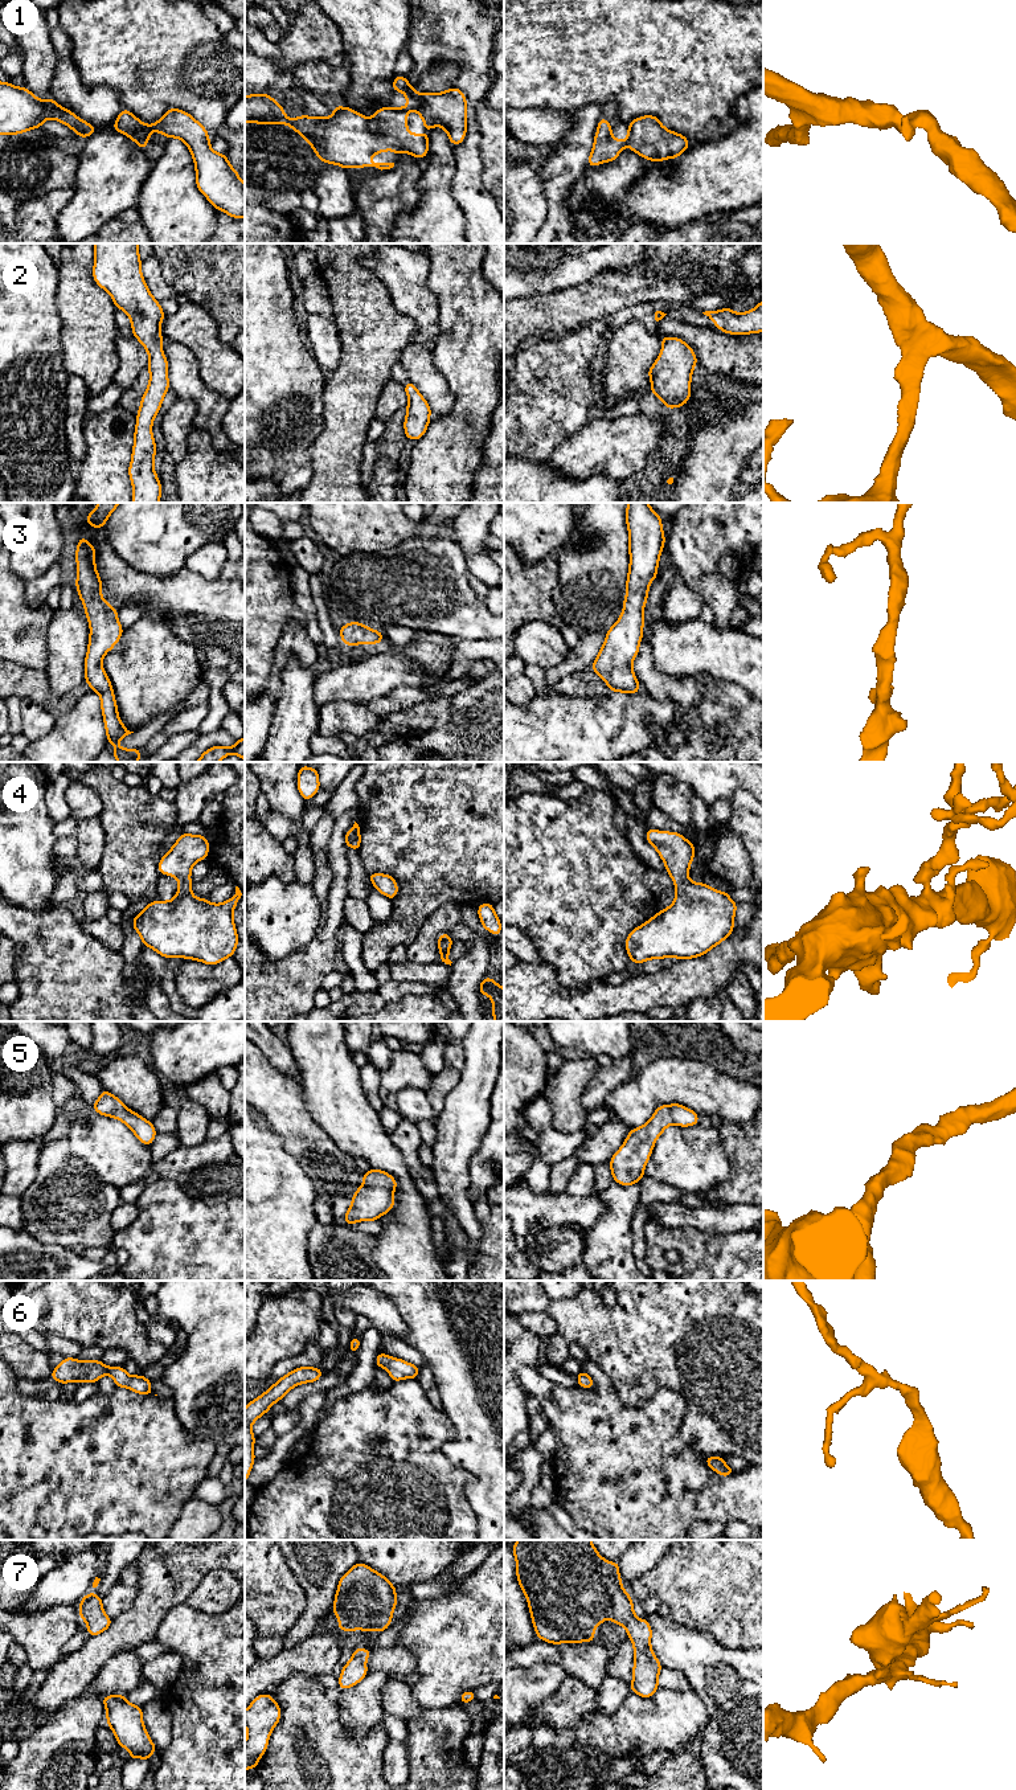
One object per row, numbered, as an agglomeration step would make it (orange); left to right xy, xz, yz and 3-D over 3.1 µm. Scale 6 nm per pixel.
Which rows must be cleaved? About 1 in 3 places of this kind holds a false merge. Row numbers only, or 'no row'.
1

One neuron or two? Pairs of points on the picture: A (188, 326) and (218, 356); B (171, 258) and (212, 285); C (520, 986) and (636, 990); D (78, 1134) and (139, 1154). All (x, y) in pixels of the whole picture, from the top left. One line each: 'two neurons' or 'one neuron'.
A: one neuron
B: one neuron
C: one neuron
D: one neuron

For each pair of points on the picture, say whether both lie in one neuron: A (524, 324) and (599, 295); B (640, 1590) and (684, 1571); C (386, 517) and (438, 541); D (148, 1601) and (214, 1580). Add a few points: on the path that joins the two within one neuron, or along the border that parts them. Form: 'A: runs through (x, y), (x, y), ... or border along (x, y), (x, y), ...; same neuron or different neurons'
A: runs through (543, 316), (581, 304); same neuron
B: border along (640, 1578), (648, 1592); different neurons
C: border along (420, 523), (417, 533), (390, 547); different neurons
D: border along (225, 1571), (212, 1569), (184, 1601); different neurons

